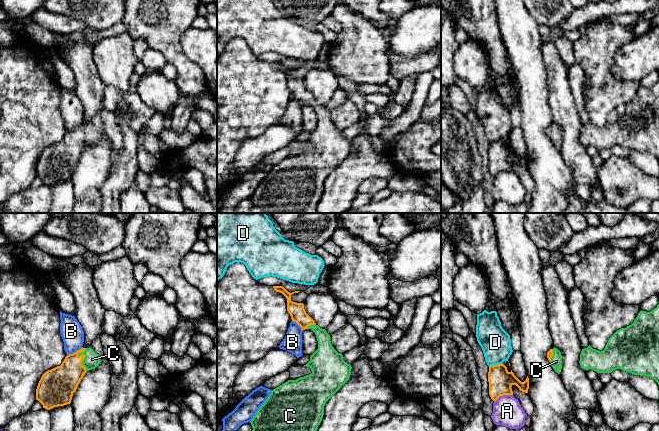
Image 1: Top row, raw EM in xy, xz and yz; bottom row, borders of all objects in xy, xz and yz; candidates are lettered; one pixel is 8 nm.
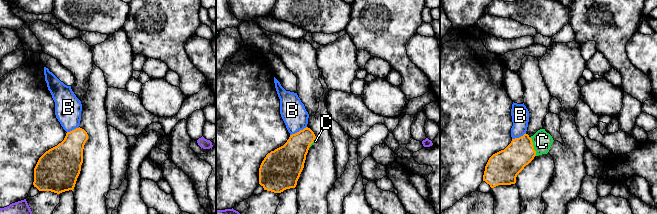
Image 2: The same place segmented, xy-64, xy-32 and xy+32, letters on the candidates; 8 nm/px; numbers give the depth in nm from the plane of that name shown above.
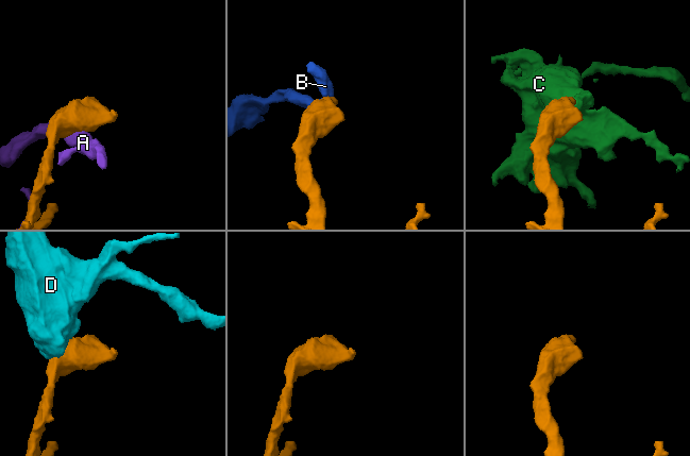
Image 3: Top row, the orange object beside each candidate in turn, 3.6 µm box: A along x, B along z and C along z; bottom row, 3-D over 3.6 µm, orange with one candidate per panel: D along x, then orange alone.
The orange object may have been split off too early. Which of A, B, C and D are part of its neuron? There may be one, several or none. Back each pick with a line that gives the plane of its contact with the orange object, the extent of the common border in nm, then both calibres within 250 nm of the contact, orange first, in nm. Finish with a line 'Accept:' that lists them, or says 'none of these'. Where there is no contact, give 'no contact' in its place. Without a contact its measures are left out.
C: meets orange in xy; contact 190 nm long; 260 nm thick on the orange side, 120 nm on the other
Accept: C

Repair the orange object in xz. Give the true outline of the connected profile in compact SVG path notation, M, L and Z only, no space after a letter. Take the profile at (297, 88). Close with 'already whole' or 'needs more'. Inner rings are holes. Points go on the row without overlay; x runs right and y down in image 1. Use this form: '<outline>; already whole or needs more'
M273 62L273 64L286 73L287 87L292 97L296 98L302 107L311 105L315 109L318 125L304 141L311 145L311 150L296 156L288 156L271 167L250 198L253 206L249 213L316 213L326 178L349 156L352 143L343 136L343 131L334 125L326 106L320 104L306 89L304 80L291 76L291 71L300 67L290 69L283 62Z; needs more

